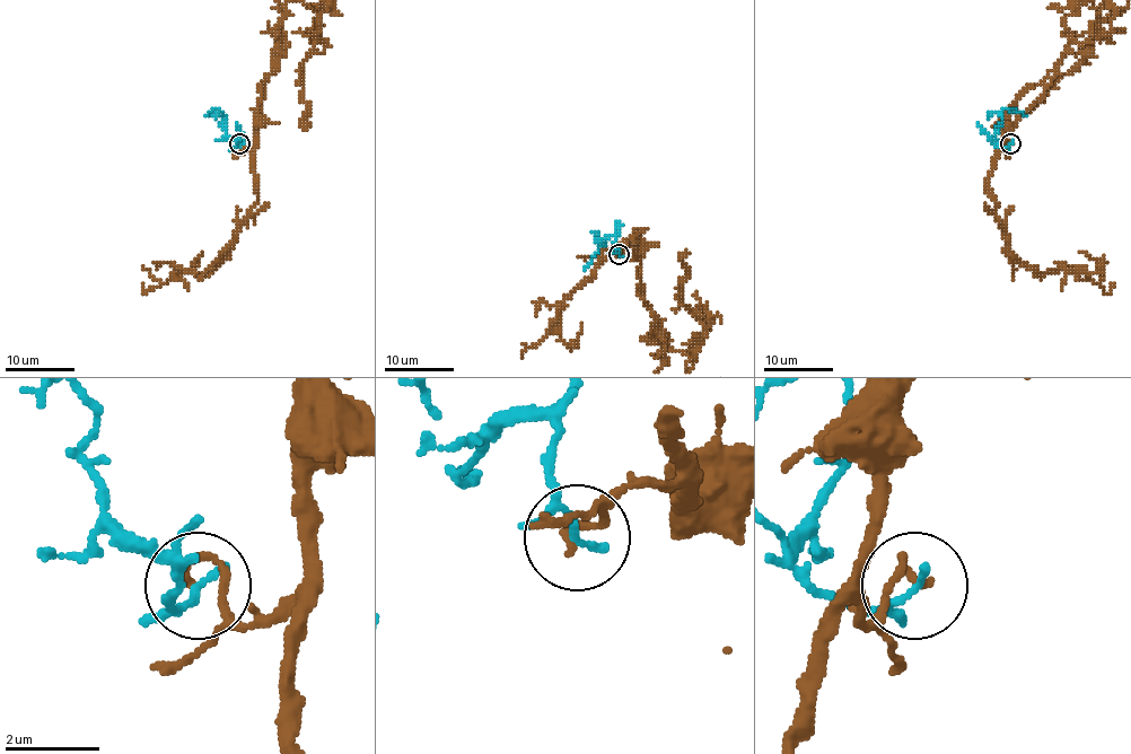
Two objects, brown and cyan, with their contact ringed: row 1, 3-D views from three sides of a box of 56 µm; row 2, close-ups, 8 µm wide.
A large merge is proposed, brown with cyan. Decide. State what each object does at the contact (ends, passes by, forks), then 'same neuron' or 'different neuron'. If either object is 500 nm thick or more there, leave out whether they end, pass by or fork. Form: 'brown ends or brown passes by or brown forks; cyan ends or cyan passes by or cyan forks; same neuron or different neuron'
brown ends; cyan passes by; different neuron

